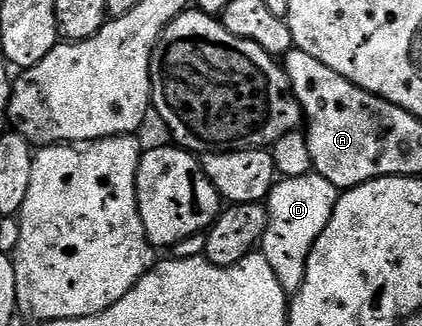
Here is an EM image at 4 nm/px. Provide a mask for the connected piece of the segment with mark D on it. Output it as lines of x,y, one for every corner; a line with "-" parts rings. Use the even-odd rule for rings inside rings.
310,173
303,177
281,177
273,185
273,192
267,200
269,224
259,244
260,254
267,257
267,265
279,277
286,296
296,295
303,285
307,273
307,257
327,221
331,221
333,210
339,198
339,189
327,181
327,177

